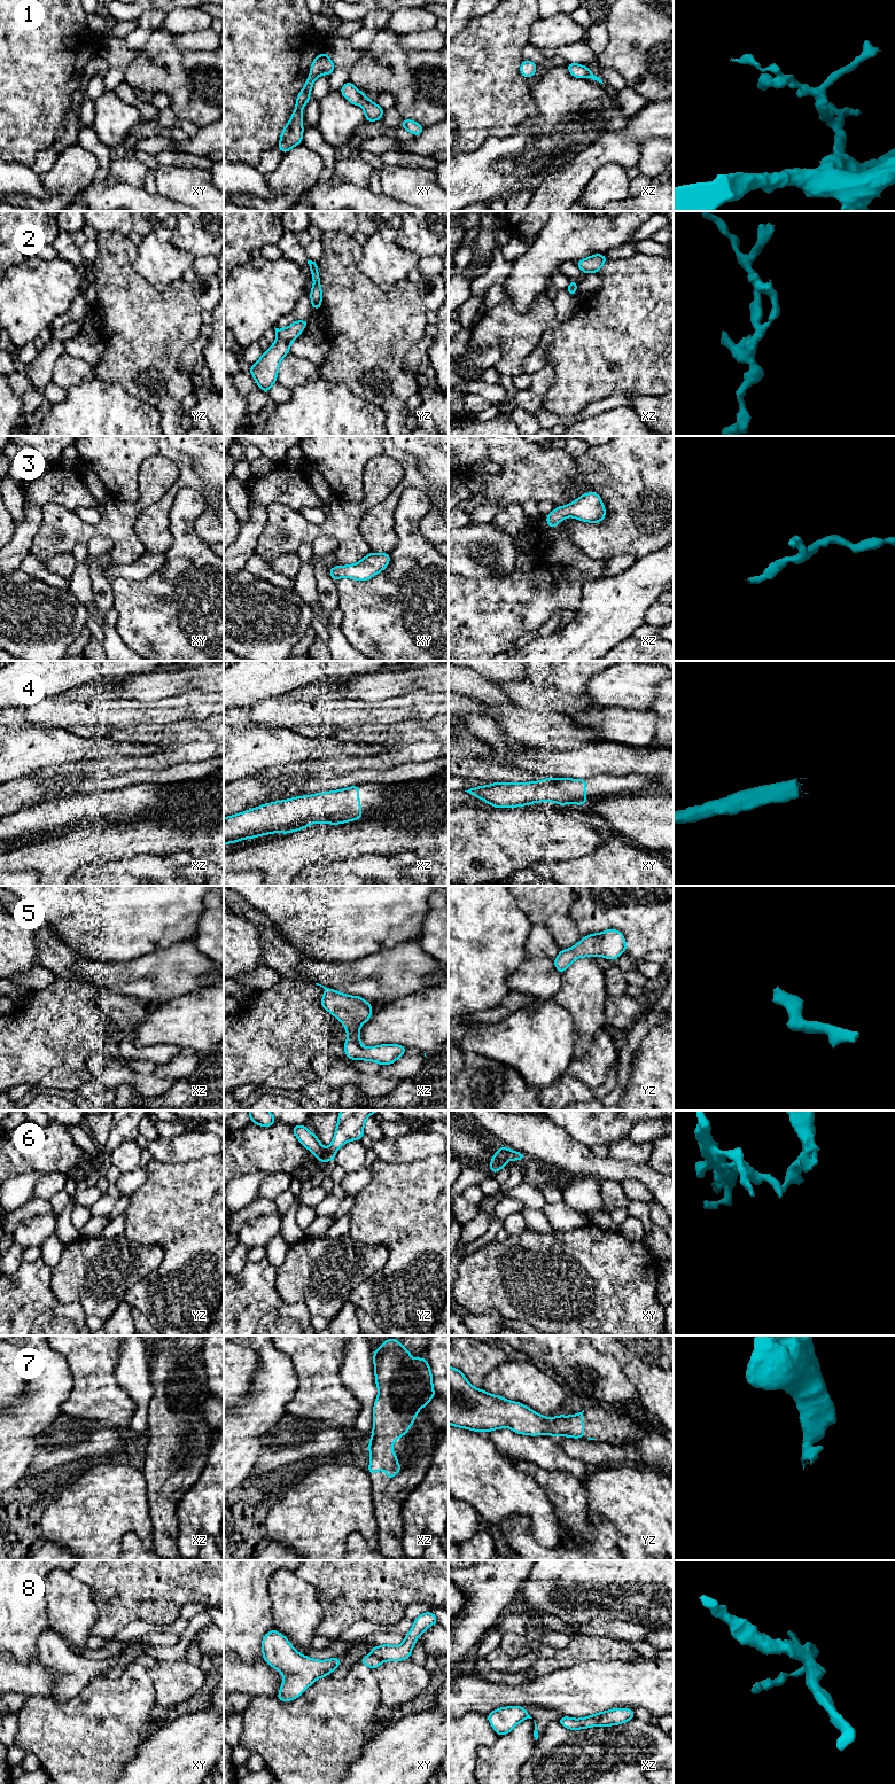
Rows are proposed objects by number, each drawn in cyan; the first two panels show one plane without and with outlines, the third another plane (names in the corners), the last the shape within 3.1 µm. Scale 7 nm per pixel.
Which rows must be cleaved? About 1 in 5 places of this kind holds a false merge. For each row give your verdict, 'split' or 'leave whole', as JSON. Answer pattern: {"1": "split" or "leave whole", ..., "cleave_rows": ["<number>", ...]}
{"1": "leave whole", "2": "leave whole", "3": "leave whole", "4": "leave whole", "5": "leave whole", "6": "split", "7": "leave whole", "8": "leave whole", "cleave_rows": ["6"]}

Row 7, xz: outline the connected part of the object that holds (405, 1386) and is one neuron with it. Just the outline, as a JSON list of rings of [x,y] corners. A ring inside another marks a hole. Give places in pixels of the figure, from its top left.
[[[386,1340],[374,1353],[375,1382],[379,1395],[373,1408],[369,1439],[371,1477],[384,1470],[392,1479],[403,1467],[397,1463],[392,1443],[408,1432],[421,1408],[436,1396],[427,1358],[411,1358],[400,1341]]]

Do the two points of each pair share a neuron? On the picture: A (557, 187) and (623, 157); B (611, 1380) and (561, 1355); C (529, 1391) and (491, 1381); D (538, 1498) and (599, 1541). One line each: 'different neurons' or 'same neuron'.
A: same neuron
B: same neuron
C: same neuron
D: different neurons

